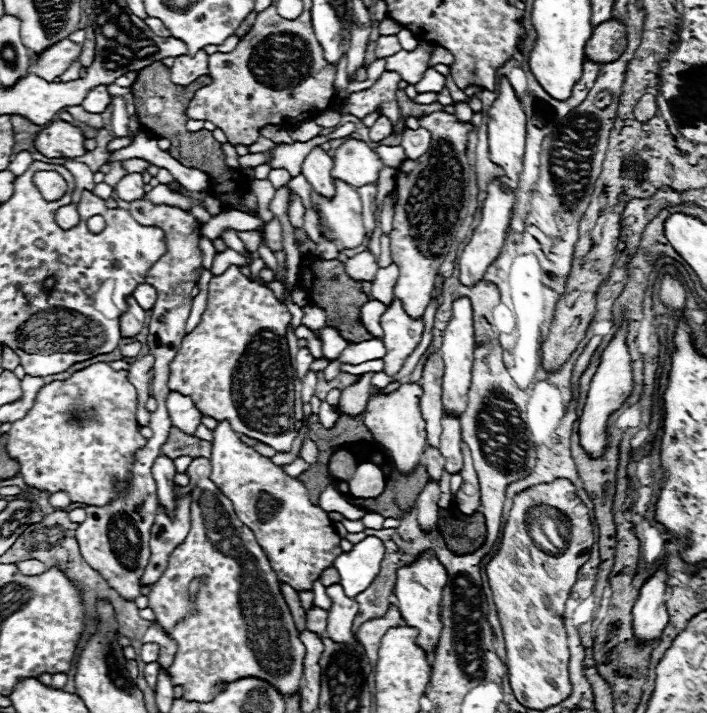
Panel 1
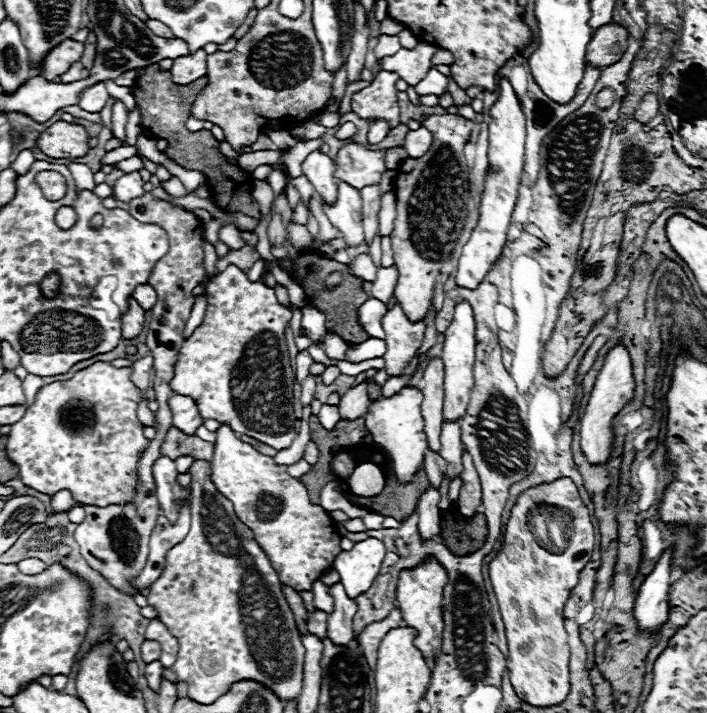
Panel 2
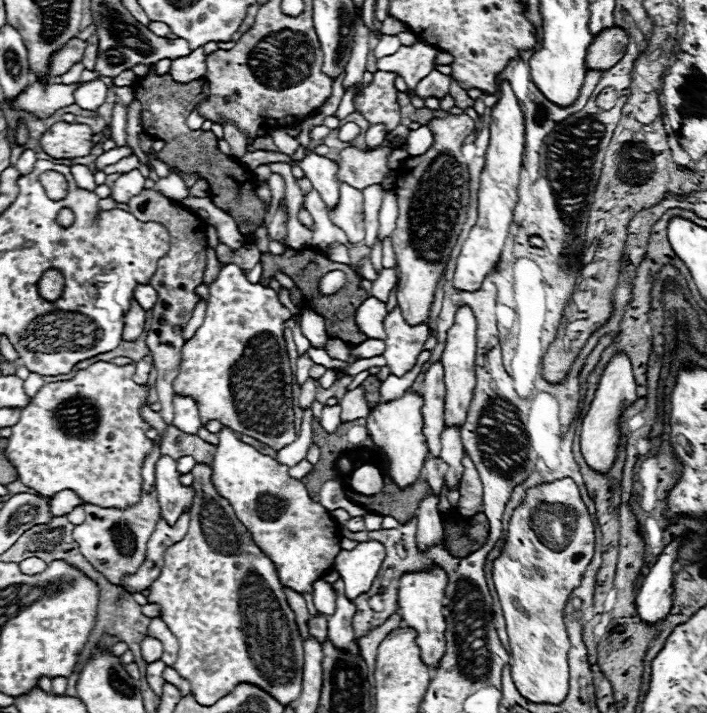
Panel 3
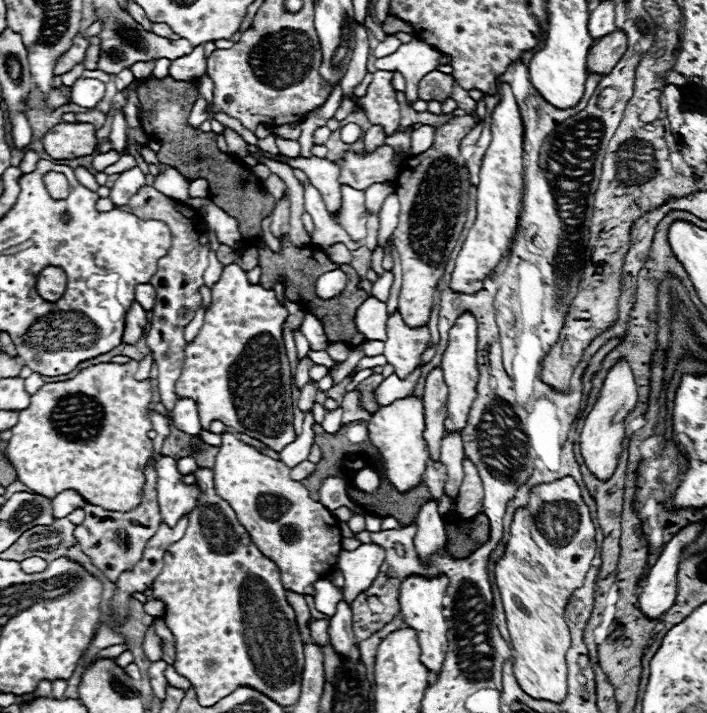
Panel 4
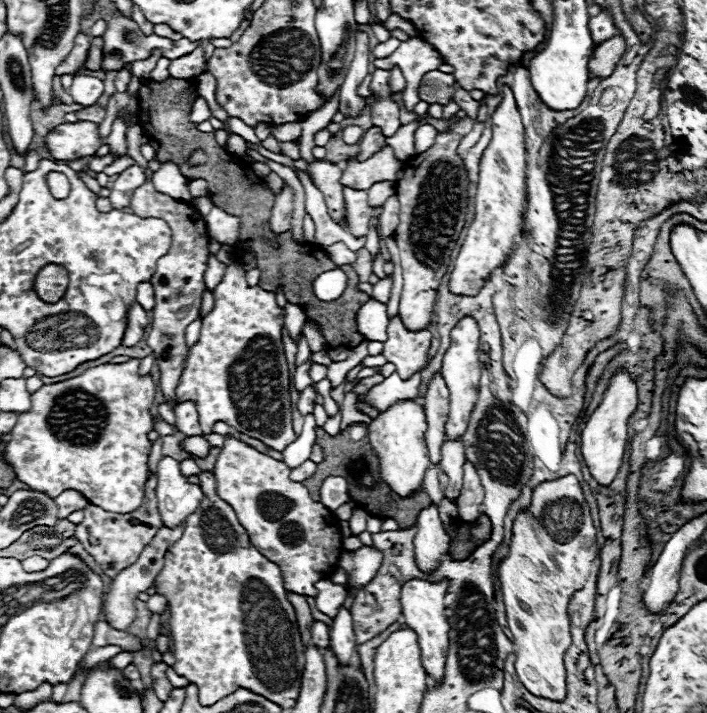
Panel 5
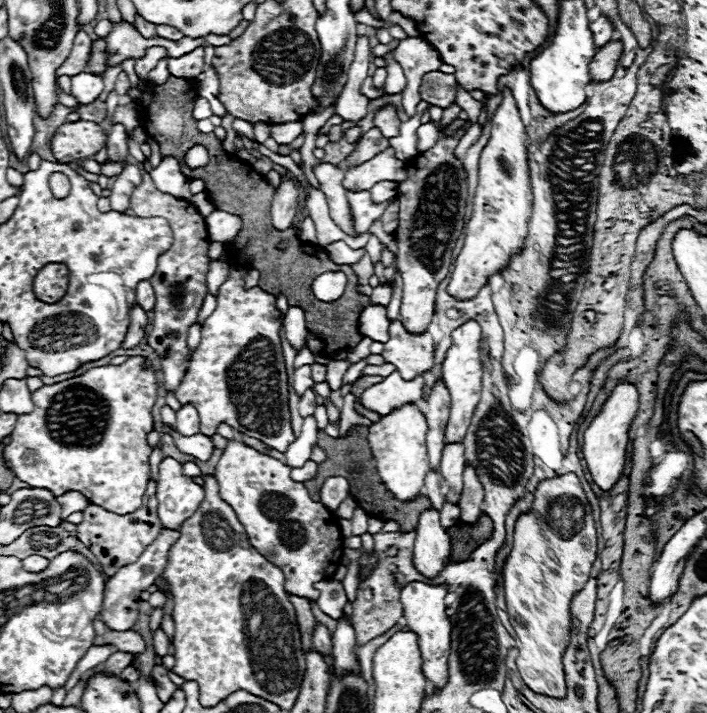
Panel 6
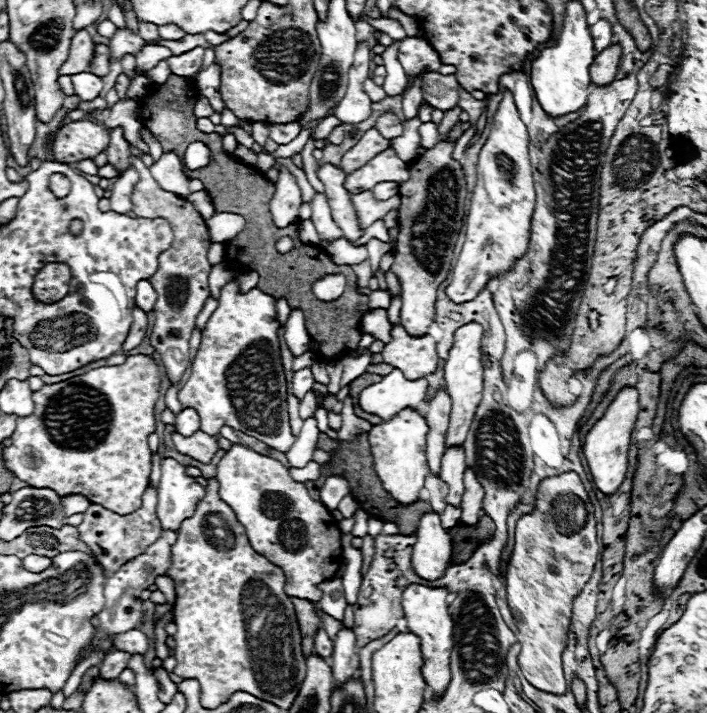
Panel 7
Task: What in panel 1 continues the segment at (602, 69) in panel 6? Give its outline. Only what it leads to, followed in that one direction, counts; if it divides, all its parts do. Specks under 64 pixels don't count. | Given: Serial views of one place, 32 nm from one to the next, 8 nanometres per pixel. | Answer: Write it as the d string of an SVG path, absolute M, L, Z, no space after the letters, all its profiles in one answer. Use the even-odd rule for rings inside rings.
M616 18L598 24L586 44L586 58L592 62L612 62L626 50L626 26Z

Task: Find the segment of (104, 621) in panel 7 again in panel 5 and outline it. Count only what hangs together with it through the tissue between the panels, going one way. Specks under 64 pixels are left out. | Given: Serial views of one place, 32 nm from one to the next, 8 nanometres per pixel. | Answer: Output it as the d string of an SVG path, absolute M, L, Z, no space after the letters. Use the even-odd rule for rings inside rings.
M186 522L178 524L176 528L162 526L160 532L152 538L152 544L148 544L148 548L144 548L140 560L138 560L136 564L132 564L130 568L122 570L122 572L112 580L112 590L110 590L110 596L108 596L108 600L106 600L106 608L104 608L104 612L102 612L102 616L106 618L106 622L108 622L112 628L124 630L124 628L134 620L134 596L136 596L138 592L146 592L146 590L154 584L156 576L158 576L158 574L162 572L162 568L164 568L166 550L168 550L168 546L172 546L176 540L180 540L180 536L182 536L182 532L184 532L184 524L186 524Z

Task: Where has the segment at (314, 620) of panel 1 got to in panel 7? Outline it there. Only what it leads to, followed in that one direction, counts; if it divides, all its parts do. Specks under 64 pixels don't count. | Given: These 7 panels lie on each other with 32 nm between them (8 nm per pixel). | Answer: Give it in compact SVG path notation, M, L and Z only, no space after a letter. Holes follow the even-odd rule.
M320 626L320 628L316 630L316 636L314 636L314 652L316 652L318 656L322 656L322 658L330 658L330 656L332 656L332 648L334 648L334 644L332 644L330 636L328 636L326 630Z

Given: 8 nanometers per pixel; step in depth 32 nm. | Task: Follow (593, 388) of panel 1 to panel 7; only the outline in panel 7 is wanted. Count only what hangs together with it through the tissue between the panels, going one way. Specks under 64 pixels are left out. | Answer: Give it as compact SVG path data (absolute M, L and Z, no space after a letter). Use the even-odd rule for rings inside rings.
M624 386L614 400L608 404L604 416L588 430L582 452L584 458L588 462L588 468L592 472L594 484L604 492L604 494L612 494L620 482L626 476L626 468L628 468L628 448L630 448L630 434L634 428L638 416L638 390L632 386Z

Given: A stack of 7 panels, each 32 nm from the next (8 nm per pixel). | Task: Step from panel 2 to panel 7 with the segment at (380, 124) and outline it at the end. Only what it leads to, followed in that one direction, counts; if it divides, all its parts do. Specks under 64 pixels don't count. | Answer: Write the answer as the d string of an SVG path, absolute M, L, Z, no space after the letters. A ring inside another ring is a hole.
M370 128L368 132L362 134L362 138L356 142L356 146L350 150L350 154L346 154L342 158L340 168L344 172L352 172L352 170L364 166L368 160L372 160L372 156L380 154L388 146L390 146L390 142L384 140L376 128Z

